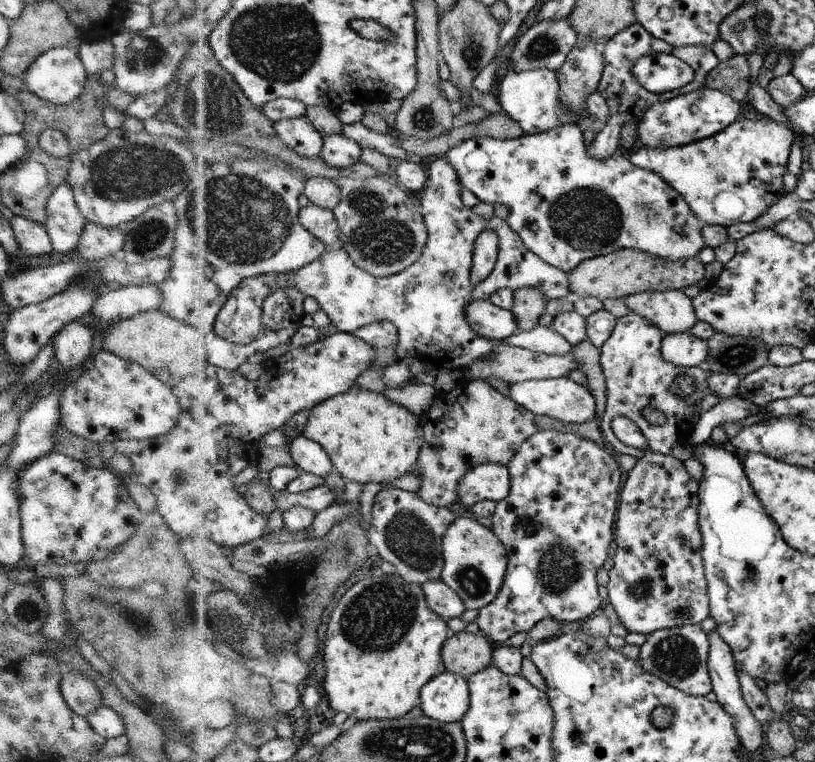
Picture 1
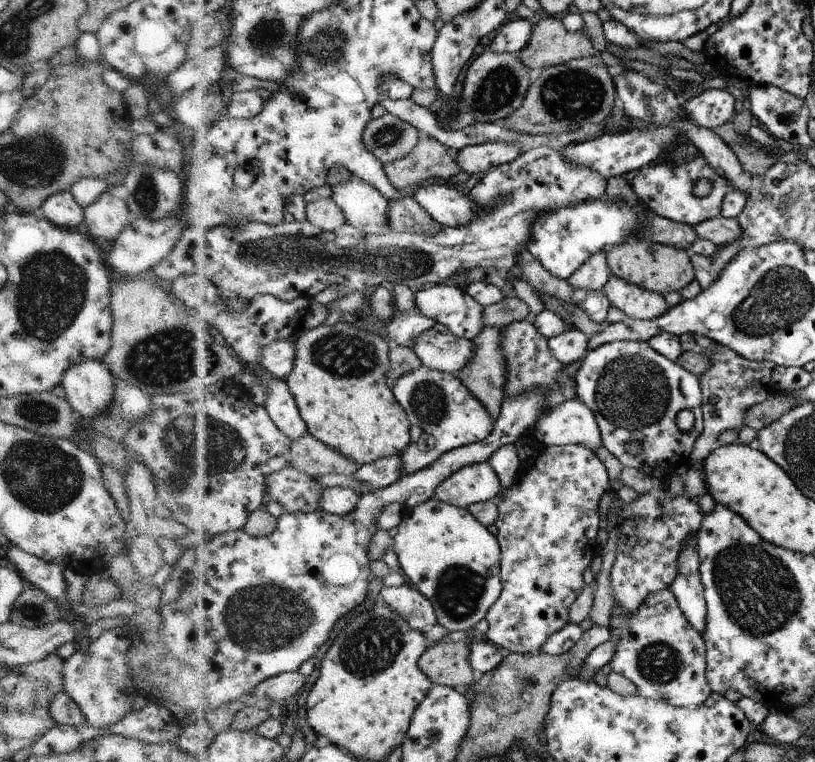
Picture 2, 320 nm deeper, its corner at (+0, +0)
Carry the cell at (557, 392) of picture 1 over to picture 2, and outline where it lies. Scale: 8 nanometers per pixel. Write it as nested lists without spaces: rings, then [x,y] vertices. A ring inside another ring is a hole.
[[[578,398],[542,412],[529,435],[542,446],[578,445],[594,452],[603,446],[602,431],[594,412]]]

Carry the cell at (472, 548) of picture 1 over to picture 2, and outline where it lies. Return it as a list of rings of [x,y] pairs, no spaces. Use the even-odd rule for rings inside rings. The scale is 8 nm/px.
[[[439,498],[412,506],[394,535],[395,548],[407,580],[422,591],[435,606],[439,622],[452,631],[468,631],[499,600],[502,582],[494,568],[500,568],[500,547],[496,538],[480,524],[466,507],[445,503]]]

